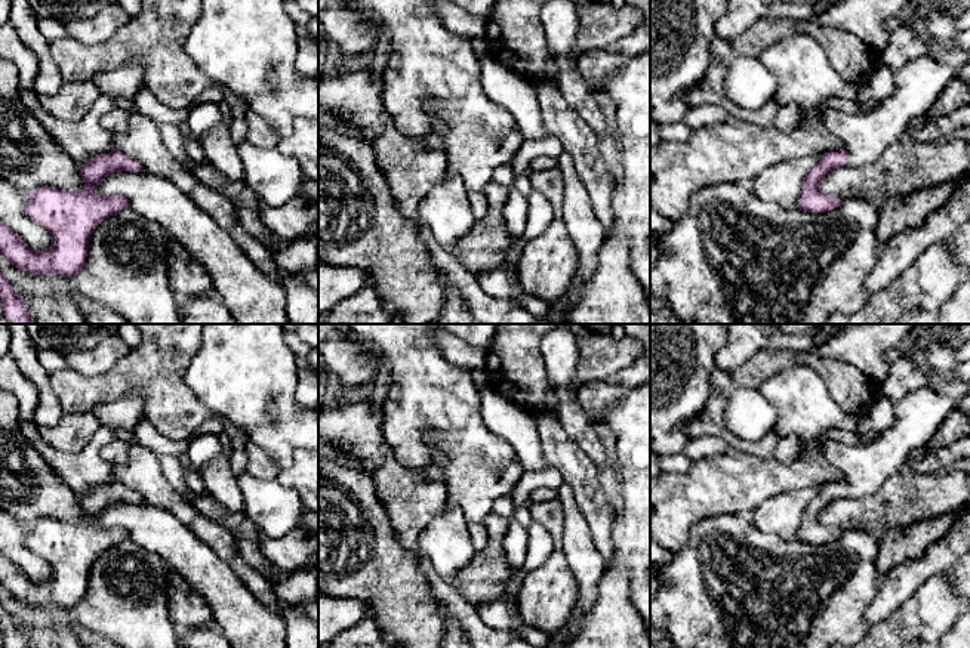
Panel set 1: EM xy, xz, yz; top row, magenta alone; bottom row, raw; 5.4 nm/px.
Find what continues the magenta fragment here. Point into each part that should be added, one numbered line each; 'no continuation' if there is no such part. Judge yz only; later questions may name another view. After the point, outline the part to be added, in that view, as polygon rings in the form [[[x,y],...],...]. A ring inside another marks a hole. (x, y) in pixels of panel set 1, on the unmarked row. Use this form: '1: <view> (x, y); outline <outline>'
1: yz (918, 414); outline [[[933,389],[911,392],[893,402],[894,422],[872,444],[852,447],[828,439],[825,459],[847,482],[850,499],[860,499],[905,470],[909,454],[936,435],[958,404]]]

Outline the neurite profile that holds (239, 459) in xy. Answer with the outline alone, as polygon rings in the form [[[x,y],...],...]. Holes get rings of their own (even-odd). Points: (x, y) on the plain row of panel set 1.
[[[233,448],[230,456],[230,466],[235,476],[240,476],[243,472],[246,472],[247,460],[249,457],[244,448]]]

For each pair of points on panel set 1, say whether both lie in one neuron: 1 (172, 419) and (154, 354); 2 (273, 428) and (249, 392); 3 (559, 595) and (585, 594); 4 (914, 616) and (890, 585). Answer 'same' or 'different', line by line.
1: same
2: same
3: different
4: different

